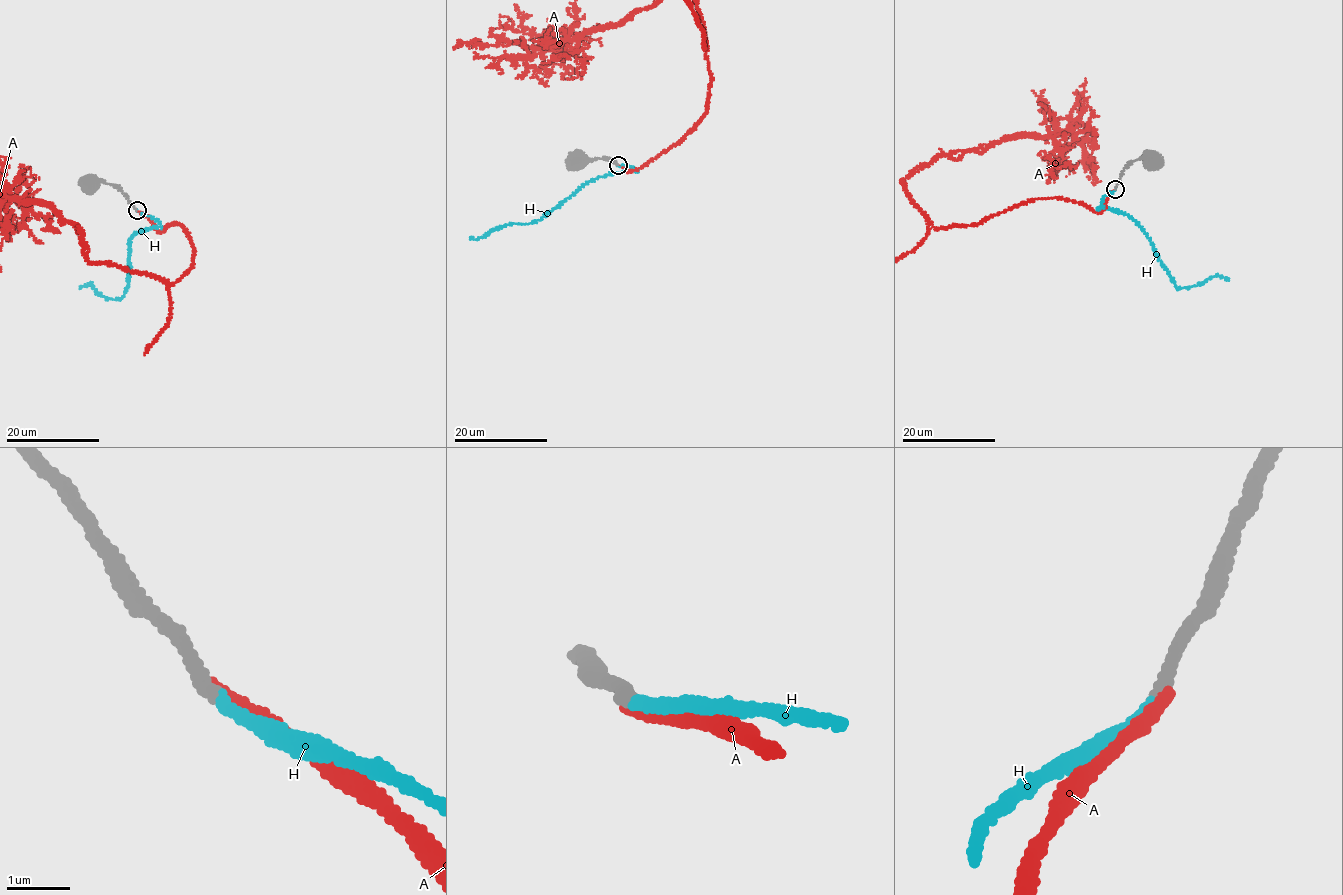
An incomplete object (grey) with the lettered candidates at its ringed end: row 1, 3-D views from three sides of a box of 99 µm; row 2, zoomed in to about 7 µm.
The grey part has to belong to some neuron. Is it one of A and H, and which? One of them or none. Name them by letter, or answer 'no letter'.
H

